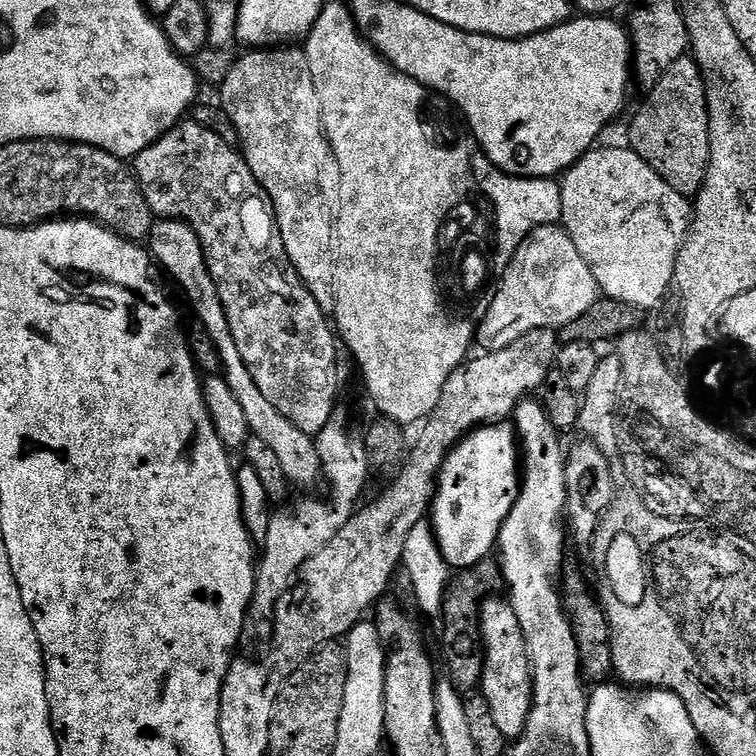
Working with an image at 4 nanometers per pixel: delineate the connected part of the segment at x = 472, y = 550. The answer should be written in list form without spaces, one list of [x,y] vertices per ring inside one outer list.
[[[507,423],[485,424],[464,437],[448,451],[436,481],[436,495],[432,498],[430,523],[436,542],[449,569],[472,570],[476,563],[497,547],[500,527],[516,501],[521,477],[518,475],[518,436]]]

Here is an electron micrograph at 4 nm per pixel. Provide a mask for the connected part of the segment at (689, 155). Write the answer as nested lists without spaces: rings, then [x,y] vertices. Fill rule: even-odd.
[[[691,55],[678,58],[650,89],[644,105],[636,112],[628,128],[632,151],[637,152],[678,194],[695,198],[704,184],[710,158],[709,89],[704,88],[705,73]]]

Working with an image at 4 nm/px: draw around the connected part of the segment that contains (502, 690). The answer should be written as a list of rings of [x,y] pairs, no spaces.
[[[488,598],[479,605],[478,624],[484,627],[482,650],[485,650],[482,655],[479,691],[488,703],[494,726],[498,726],[506,738],[519,738],[524,733],[524,724],[532,709],[532,677],[524,640],[518,628],[518,618],[514,618],[514,610],[503,599]]]

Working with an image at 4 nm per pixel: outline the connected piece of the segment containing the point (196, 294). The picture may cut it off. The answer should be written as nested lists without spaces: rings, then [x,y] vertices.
[[[160,218],[153,223],[146,241],[147,251],[153,261],[168,271],[168,276],[184,291],[192,312],[196,315],[195,323],[210,336],[220,355],[220,371],[224,381],[230,386],[231,393],[242,406],[246,414],[246,422],[251,435],[262,438],[262,442],[270,445],[278,463],[282,466],[282,474],[286,474],[289,485],[308,488],[317,479],[321,479],[320,459],[316,453],[316,442],[313,437],[306,435],[287,418],[282,418],[278,410],[267,401],[258,390],[254,378],[250,378],[250,370],[246,370],[246,362],[242,362],[242,354],[234,342],[234,334],[230,334],[230,322],[226,322],[226,310],[222,306],[222,298],[218,298],[218,286],[214,286],[214,278],[210,278],[210,270],[206,266],[206,258],[202,250],[202,242],[198,242],[198,234],[185,220]]]

